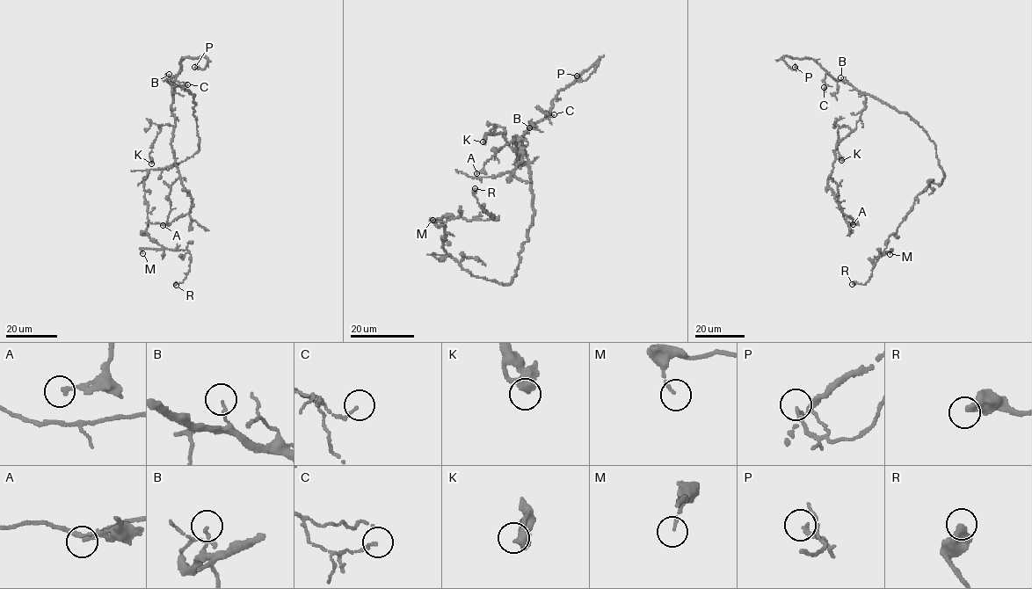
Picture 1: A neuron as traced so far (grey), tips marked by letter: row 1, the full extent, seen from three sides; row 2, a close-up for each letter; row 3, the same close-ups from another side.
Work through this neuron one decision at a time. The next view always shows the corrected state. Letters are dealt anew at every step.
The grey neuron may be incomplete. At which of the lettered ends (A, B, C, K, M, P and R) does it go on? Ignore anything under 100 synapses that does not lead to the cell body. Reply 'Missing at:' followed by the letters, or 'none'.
Missing at: none

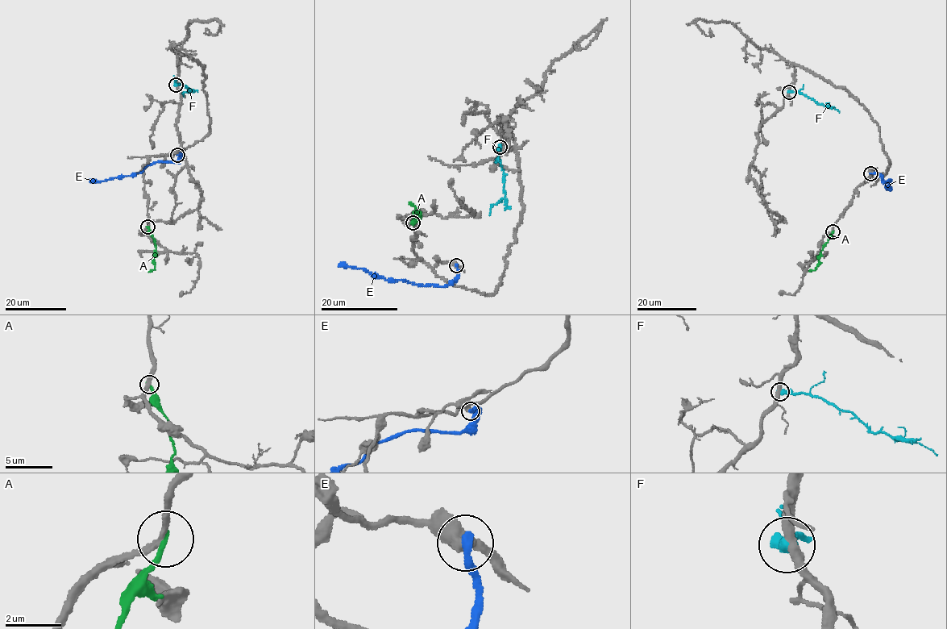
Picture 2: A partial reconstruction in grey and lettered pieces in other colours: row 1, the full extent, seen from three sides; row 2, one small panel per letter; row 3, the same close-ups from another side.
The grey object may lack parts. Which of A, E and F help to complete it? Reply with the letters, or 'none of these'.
none of these

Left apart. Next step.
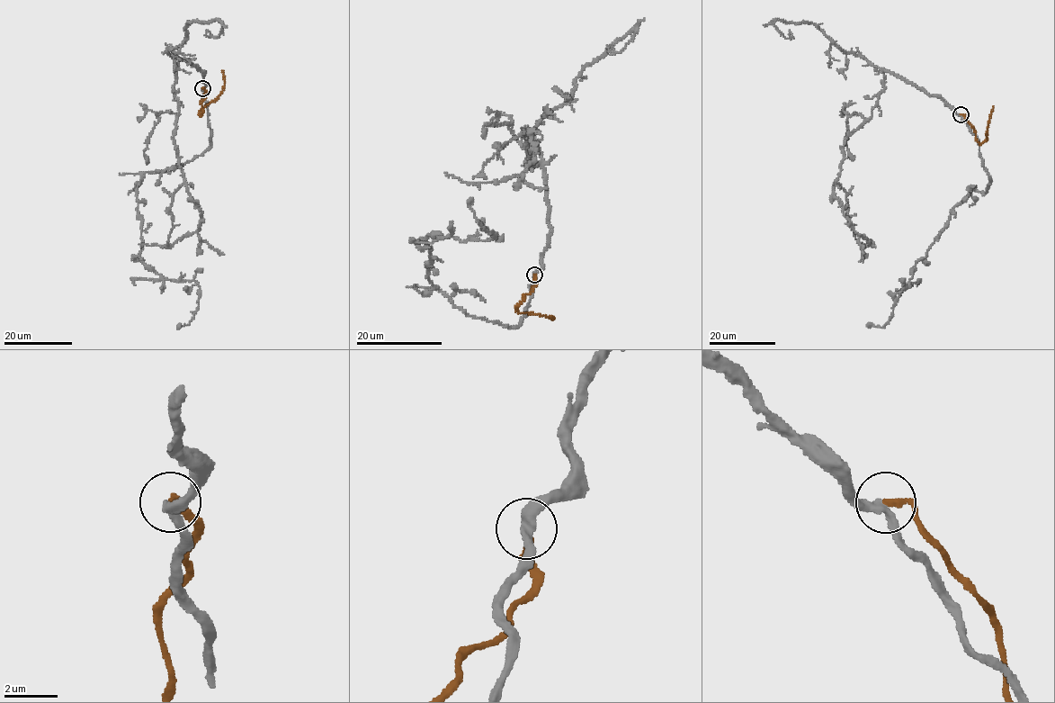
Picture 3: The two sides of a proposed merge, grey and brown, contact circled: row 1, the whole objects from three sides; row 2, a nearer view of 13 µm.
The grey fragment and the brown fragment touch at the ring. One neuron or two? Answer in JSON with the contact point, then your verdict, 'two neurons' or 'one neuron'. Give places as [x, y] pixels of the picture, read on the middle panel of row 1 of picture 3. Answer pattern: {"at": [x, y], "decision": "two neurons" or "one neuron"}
{"at": [534, 274], "decision": "one neuron"}

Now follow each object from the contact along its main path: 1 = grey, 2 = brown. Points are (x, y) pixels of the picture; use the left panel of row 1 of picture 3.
1: (202, 88), (208, 148), (169, 172), (145, 173), (136, 191), (142, 260), (200, 287), (198, 309), (179, 328)
2: (202, 88), (205, 95), (201, 103), (201, 114), (202, 108), (211, 103), (223, 88), (222, 70)

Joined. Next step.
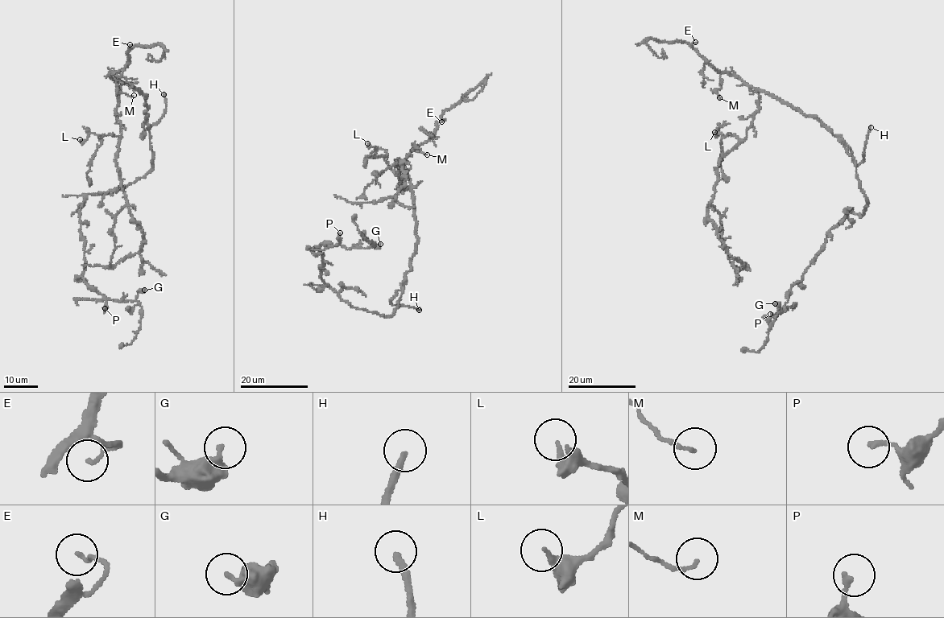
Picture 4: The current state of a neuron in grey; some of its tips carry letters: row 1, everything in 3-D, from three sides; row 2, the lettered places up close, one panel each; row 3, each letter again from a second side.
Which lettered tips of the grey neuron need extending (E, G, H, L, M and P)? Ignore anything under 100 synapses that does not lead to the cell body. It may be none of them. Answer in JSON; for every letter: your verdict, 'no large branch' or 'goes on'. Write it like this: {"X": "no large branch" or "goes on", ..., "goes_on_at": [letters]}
{"E": "no large branch", "G": "no large branch", "H": "goes on", "L": "no large branch", "M": "no large branch", "P": "no large branch", "goes_on_at": ["H"]}

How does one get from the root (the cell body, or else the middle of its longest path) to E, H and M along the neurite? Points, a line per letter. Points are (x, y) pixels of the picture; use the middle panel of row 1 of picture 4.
E: (403, 282), (410, 269), (417, 238), (405, 158), (430, 138), (436, 121), (445, 119), (441, 121)
H: (403, 282), (405, 277), (403, 286), (395, 293), (391, 303), (420, 308), (419, 310)
M: (403, 282), (410, 269), (417, 238), (405, 158), (414, 147), (412, 150), (417, 147), (427, 154)

